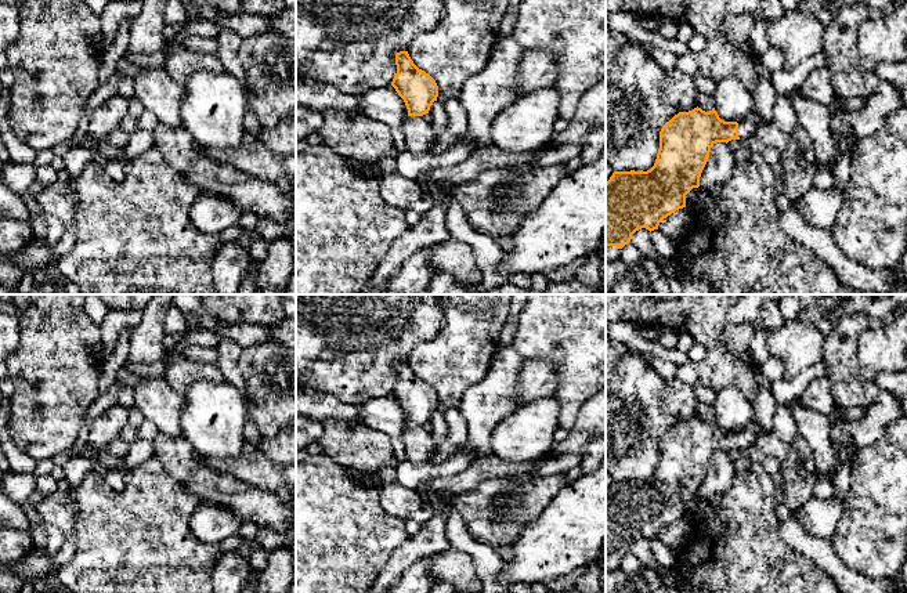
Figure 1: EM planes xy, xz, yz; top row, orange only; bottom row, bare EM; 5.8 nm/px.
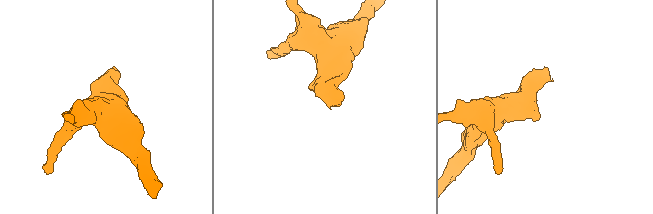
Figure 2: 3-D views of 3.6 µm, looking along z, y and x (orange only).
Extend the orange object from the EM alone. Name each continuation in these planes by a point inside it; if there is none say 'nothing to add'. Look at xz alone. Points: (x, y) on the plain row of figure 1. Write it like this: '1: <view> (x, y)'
1: xz (419, 441)

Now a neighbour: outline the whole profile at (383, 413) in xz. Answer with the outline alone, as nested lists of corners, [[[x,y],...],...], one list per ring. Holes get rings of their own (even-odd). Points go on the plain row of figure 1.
[[[393,395],[359,404],[355,420],[390,437],[401,437],[408,427],[406,415]]]

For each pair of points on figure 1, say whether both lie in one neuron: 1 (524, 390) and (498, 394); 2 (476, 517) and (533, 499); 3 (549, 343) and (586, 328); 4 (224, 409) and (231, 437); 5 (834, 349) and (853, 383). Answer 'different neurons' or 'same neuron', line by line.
1: different neurons
2: same neuron
3: same neuron
4: same neuron
5: same neuron

